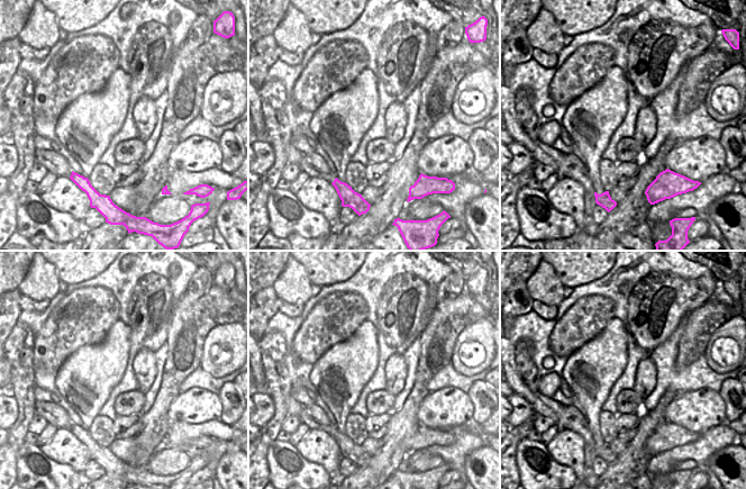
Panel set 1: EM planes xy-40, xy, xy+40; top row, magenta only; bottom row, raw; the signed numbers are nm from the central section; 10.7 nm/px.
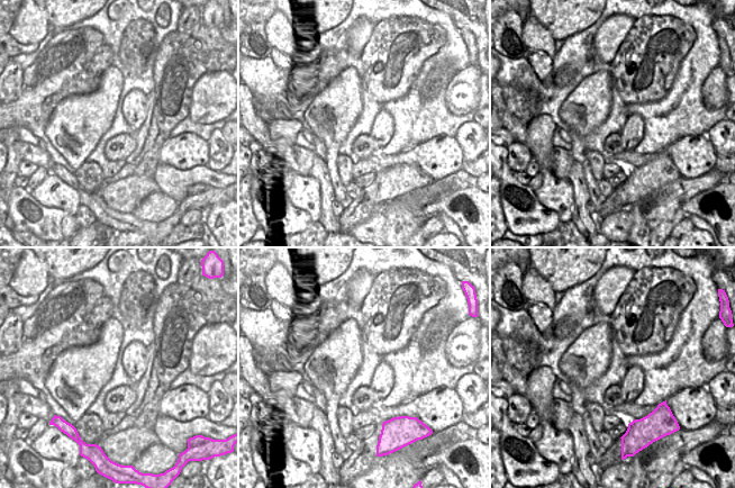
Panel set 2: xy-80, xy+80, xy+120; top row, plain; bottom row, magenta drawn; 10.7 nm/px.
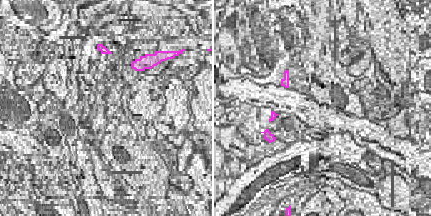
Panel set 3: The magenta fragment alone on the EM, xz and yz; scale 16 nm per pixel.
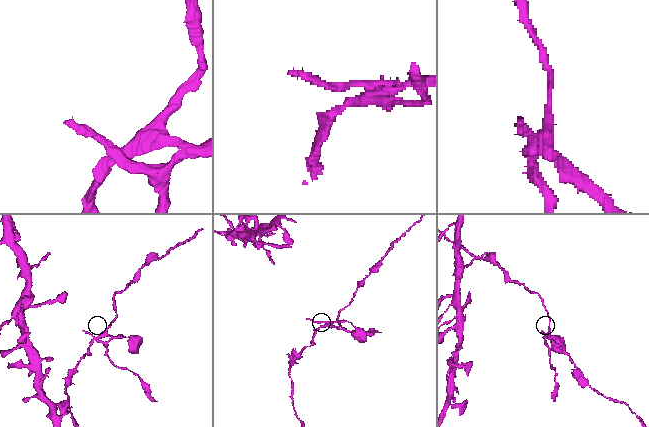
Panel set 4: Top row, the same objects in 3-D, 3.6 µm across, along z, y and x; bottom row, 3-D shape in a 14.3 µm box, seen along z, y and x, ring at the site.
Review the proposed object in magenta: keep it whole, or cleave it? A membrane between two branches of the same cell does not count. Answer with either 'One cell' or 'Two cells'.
Two cells.

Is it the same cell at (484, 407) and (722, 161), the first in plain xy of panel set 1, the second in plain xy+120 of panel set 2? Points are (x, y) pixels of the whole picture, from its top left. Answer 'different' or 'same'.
different

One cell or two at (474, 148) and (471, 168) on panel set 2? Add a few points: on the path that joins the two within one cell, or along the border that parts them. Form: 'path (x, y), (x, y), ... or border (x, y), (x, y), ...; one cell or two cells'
border (478, 156), (470, 162), (463, 160); two cells

